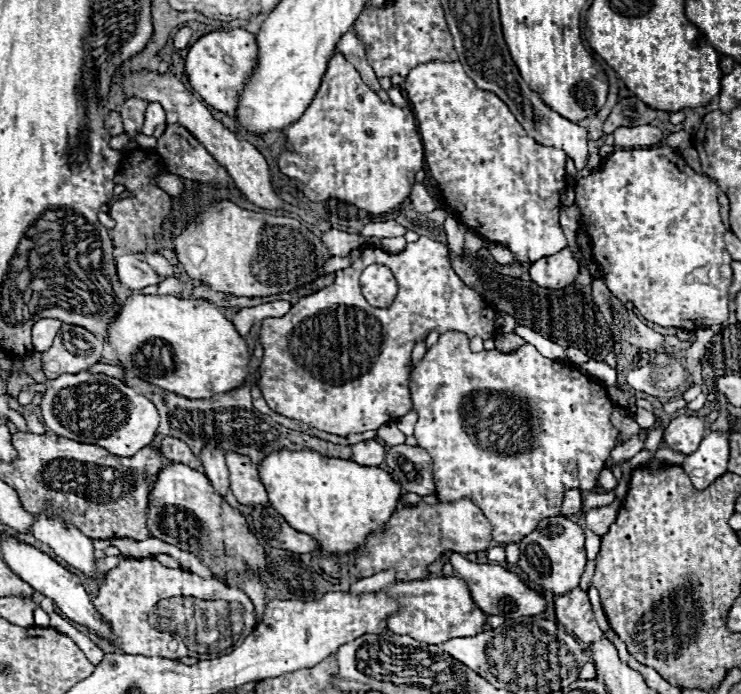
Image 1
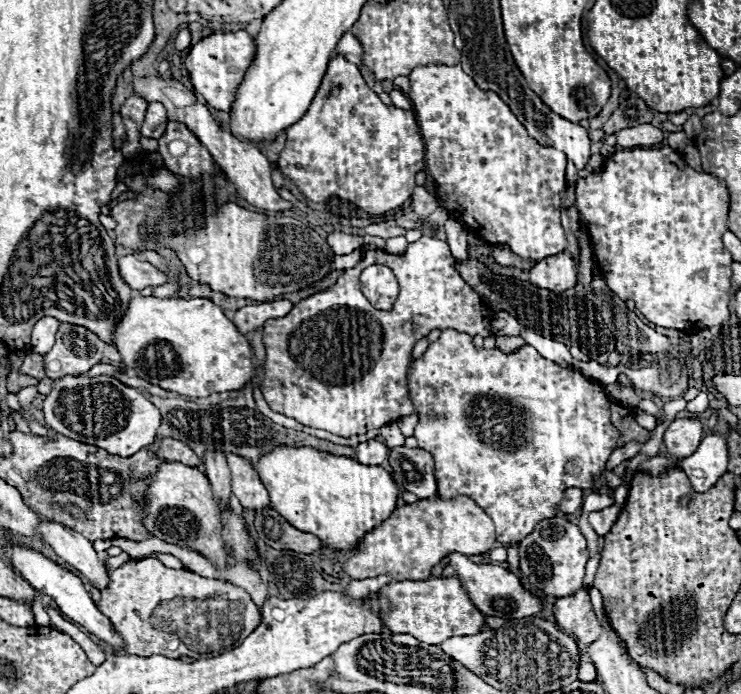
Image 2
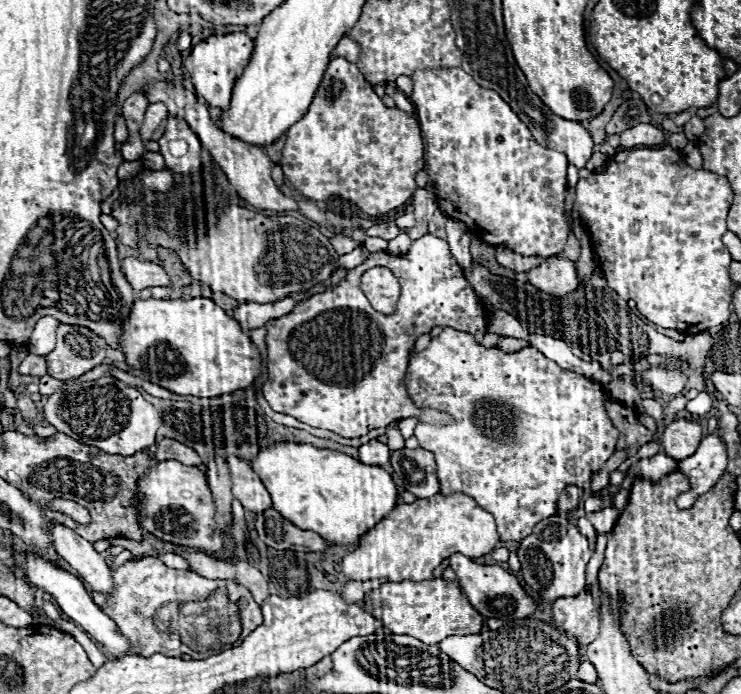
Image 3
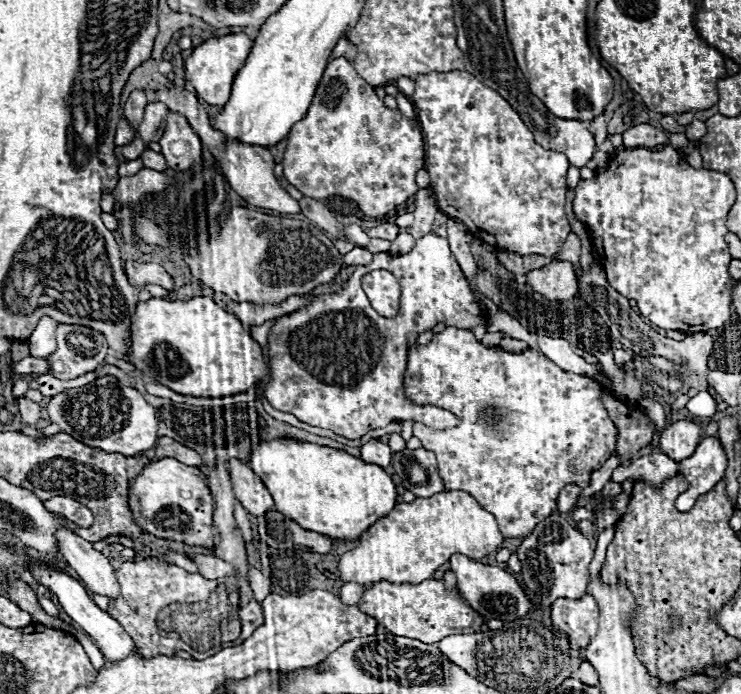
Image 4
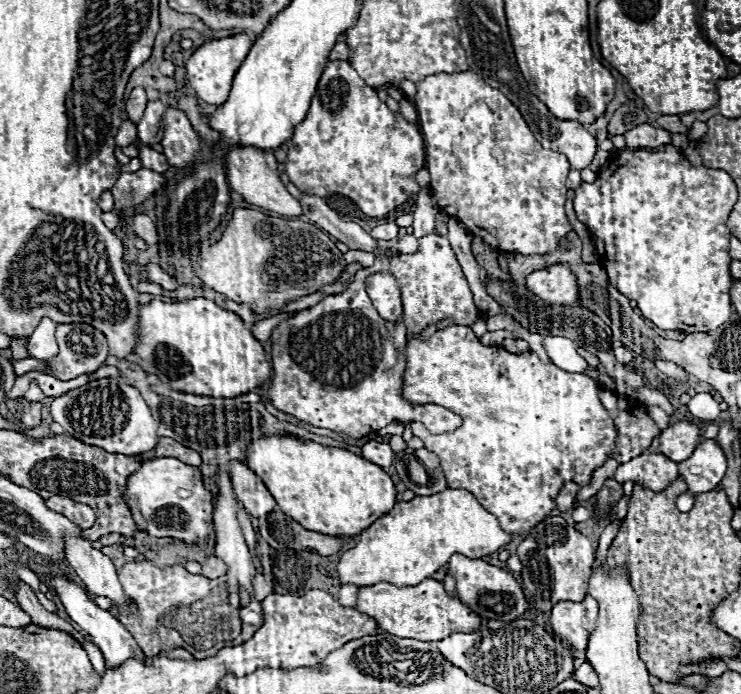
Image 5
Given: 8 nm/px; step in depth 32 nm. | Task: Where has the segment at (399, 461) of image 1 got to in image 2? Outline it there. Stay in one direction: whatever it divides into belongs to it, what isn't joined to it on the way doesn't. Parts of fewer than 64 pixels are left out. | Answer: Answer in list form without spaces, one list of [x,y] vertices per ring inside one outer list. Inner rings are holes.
[[[400,446],[390,450],[388,462],[404,490],[416,494],[418,498],[430,498],[438,492],[434,476],[434,458],[430,452],[422,448]]]

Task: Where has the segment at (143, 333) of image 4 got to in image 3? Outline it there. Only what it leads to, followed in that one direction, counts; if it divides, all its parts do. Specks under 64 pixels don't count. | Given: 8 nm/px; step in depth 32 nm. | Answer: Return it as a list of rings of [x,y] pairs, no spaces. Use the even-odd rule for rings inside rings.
[[[190,298],[190,300],[134,300],[132,312],[124,324],[120,336],[122,352],[126,362],[148,374],[146,356],[148,348],[166,344],[176,352],[176,362],[154,376],[154,384],[160,384],[182,396],[212,398],[222,394],[232,394],[246,390],[256,378],[264,374],[264,364],[256,344],[250,340],[248,332],[242,332],[240,324],[228,316],[210,298]]]

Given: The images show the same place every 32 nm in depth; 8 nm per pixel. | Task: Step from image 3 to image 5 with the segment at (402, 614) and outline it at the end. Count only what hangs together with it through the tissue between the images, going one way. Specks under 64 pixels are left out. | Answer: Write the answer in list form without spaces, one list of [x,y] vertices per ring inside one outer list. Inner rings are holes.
[[[424,580],[418,586],[398,588],[394,584],[362,586],[356,600],[356,610],[372,616],[382,630],[398,638],[414,638],[422,642],[438,642],[456,632],[474,632],[480,626],[480,616],[466,608],[458,598],[446,594],[444,586],[436,580]]]

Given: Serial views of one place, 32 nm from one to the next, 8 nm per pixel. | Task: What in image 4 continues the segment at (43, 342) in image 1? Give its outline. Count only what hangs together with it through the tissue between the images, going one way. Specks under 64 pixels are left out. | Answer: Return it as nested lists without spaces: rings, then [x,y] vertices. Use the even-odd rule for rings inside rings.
[[[48,316],[40,318],[36,330],[28,338],[28,346],[30,346],[30,354],[32,356],[48,360],[56,352],[56,336],[54,336],[56,326],[58,326],[56,320],[52,320]]]

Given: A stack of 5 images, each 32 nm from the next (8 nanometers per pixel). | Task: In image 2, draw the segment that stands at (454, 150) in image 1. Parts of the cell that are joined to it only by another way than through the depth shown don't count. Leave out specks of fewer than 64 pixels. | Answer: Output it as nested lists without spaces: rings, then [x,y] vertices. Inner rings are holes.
[[[424,66],[424,68],[416,68],[410,76],[410,102],[414,106],[414,116],[418,120],[420,132],[422,132],[422,140],[424,140],[424,150],[426,150],[426,170],[428,174],[434,178],[434,182],[438,184],[438,194],[440,194],[440,206],[456,220],[464,222],[468,228],[472,228],[482,240],[490,242],[490,244],[506,244],[512,252],[520,254],[522,258],[532,258],[532,260],[542,260],[554,254],[560,254],[566,248],[566,232],[562,228],[562,192],[566,190],[566,156],[560,150],[554,148],[544,148],[540,146],[524,128],[524,124],[518,122],[518,118],[510,112],[508,104],[504,104],[504,100],[500,100],[500,96],[496,96],[496,92],[492,90],[482,90],[476,86],[476,82],[460,68],[460,66]]]

